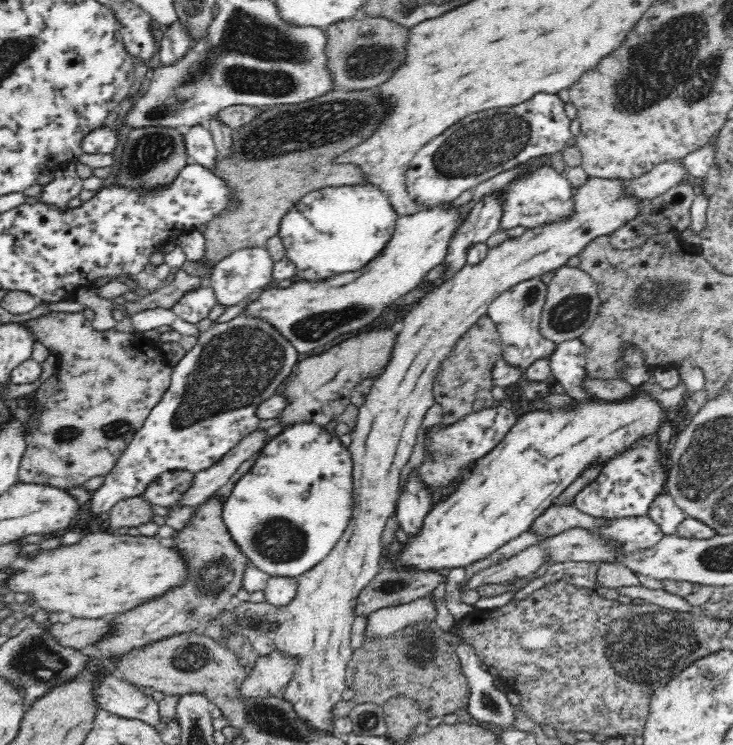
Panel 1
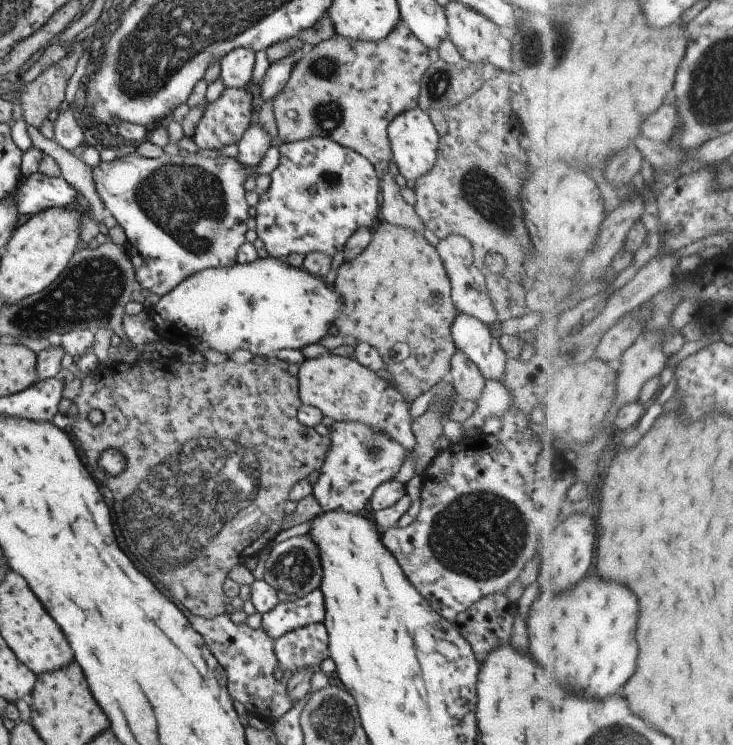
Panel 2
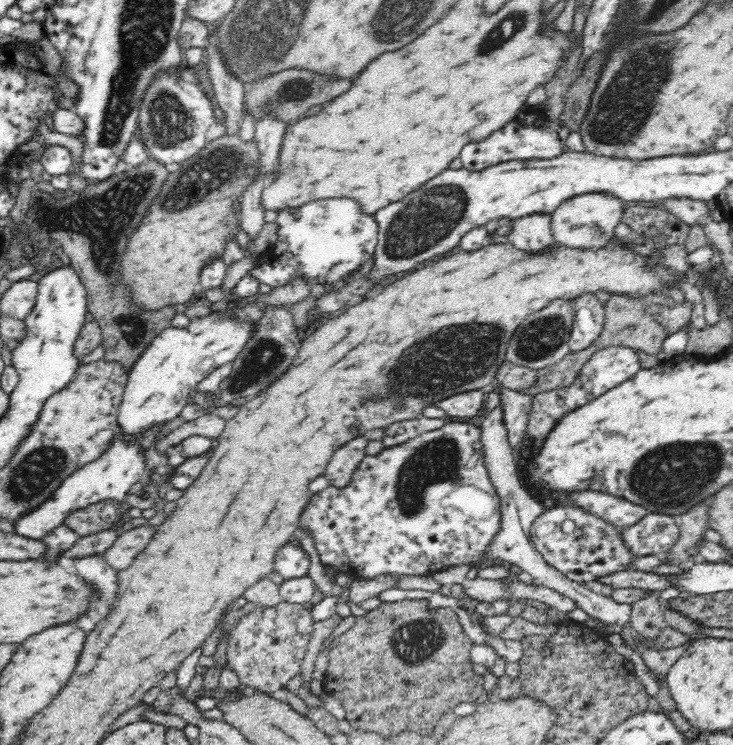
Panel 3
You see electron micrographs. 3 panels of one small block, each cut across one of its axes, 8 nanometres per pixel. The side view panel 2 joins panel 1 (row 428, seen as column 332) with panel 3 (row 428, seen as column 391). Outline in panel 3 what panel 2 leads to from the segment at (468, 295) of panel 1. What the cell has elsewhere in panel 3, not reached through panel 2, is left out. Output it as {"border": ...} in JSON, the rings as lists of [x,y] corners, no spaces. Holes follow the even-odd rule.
{"border":[[[423,416],[414,417],[412,420],[398,422],[385,428],[383,443],[386,449],[406,443],[412,438],[422,434],[439,430],[445,426],[444,419],[430,419]]]}

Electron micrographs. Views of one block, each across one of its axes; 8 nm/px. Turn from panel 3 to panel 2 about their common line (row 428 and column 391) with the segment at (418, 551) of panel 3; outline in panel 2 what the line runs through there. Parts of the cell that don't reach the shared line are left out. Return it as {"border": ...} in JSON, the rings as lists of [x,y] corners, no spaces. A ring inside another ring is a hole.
{"border":[[[358,421],[334,423],[327,437],[330,444],[311,495],[322,512],[364,513],[375,488],[395,478],[408,451],[387,435],[380,435]]]}

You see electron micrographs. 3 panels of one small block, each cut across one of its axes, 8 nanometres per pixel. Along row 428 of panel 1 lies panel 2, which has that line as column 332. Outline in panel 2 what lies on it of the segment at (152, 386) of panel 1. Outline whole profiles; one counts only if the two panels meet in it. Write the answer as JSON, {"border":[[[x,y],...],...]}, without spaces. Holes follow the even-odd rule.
{"border":[[[399,20],[392,32],[378,42],[348,39],[335,34],[329,40],[307,47],[297,58],[287,83],[272,99],[277,125],[275,141],[289,143],[310,137],[327,137],[363,156],[380,178],[392,162],[387,126],[396,115],[418,106],[420,81],[429,66],[428,49],[410,32],[403,20]]]}

